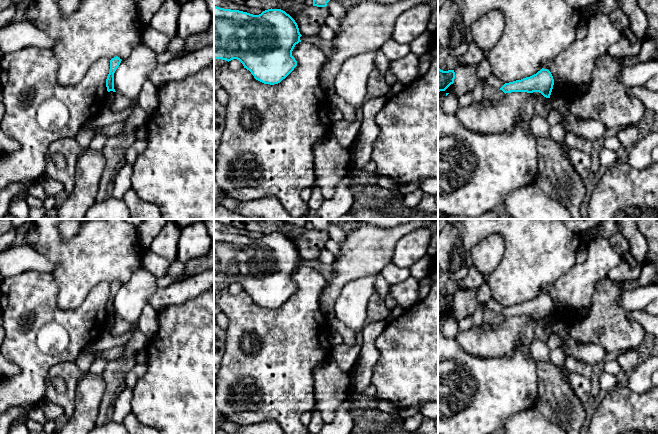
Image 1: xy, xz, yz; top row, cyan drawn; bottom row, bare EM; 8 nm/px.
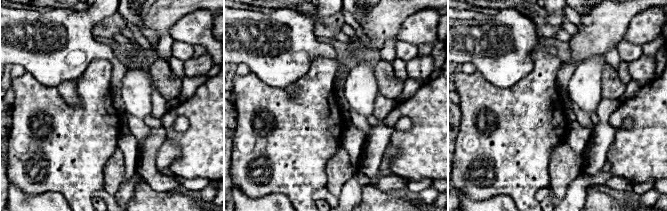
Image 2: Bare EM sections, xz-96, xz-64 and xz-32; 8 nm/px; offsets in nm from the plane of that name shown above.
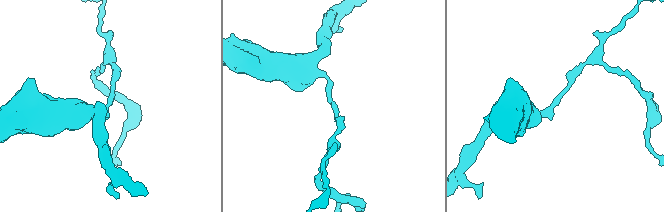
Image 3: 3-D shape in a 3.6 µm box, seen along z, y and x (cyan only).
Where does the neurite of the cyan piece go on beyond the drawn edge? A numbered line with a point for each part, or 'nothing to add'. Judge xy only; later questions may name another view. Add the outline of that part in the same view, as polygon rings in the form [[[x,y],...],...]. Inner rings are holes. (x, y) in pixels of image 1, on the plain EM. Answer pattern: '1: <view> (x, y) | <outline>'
nothing to add

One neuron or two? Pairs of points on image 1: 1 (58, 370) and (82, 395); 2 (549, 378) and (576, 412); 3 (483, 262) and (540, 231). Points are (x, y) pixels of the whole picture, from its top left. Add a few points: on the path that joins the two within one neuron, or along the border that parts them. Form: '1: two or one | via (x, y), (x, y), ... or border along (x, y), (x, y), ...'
1: two | border along (85, 373), (76, 385), (75, 406), (72, 412)
2: one | via (553, 386), (554, 390), (568, 404)
3: two | border along (496, 232), (502, 237), (504, 253), (492, 272)

